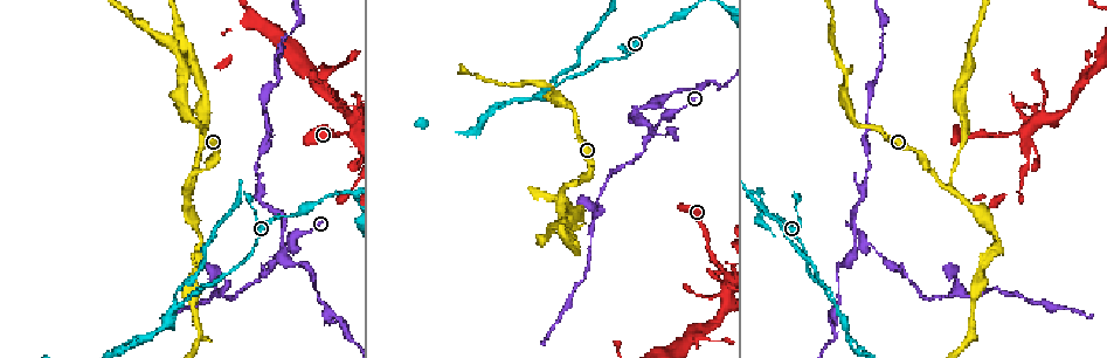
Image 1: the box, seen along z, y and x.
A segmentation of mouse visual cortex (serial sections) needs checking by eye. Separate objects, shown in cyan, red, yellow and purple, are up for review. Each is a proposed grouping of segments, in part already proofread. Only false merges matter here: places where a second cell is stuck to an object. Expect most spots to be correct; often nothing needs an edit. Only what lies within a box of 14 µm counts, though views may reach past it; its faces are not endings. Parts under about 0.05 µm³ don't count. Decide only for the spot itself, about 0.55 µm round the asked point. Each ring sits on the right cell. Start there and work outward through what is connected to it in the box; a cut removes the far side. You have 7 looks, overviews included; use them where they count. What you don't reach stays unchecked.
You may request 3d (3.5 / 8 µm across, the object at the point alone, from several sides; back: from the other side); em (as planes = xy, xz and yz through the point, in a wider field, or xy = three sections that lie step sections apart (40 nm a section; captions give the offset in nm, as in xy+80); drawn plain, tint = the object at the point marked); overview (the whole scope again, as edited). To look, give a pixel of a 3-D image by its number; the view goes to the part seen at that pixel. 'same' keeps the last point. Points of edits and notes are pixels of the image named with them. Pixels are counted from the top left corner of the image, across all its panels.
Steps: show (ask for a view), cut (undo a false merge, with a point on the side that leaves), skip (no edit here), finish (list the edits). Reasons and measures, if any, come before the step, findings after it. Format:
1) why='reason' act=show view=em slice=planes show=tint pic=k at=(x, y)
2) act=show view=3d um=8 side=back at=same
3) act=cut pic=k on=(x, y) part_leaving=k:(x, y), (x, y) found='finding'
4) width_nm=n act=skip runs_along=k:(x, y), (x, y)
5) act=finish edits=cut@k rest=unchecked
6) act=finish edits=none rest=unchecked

act=show view=3d um=3.5 pic=1 at=(221, 293)

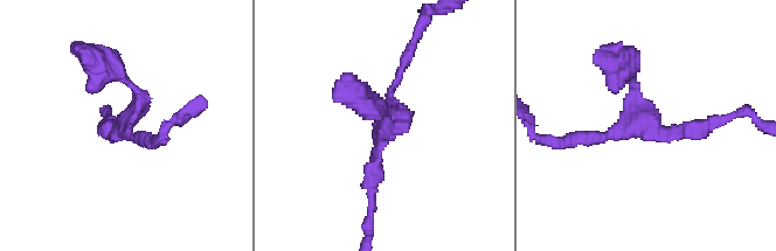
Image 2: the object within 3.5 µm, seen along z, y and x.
act=show view=em slice=xy step=5 show=tint pic=2 at=(631, 126)

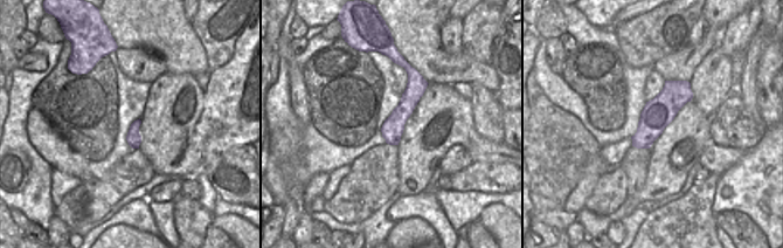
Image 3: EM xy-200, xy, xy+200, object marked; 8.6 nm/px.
width_nm=180 act=skip runs_along=2:(414, 44), (389, 89), (371, 179) found='continuous, no second cell'

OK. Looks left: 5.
why='three arms meet' act=show view=3d um=3.5 pic=1 at=(185, 187)

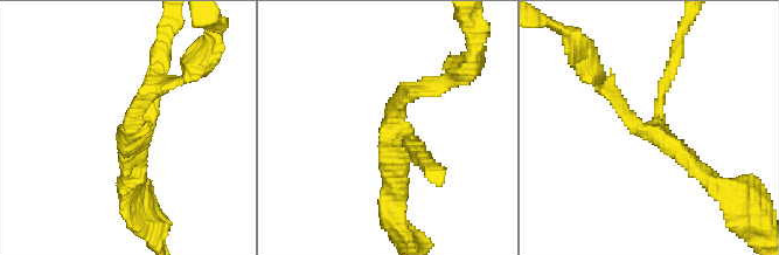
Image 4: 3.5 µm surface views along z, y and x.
arms=3 arm_widths_nm=150,200,250 act=show view=em slice=xy step=1 show=tint pic=4 at=(132, 133)

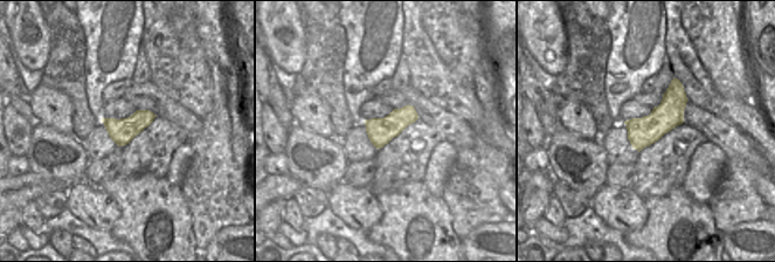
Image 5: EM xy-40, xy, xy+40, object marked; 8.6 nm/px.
act=skip runs_along=5:(676, 82), (671, 109), (635, 145) found='all the same cell'

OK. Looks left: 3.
why='branch point' act=show view=3d um=3.5 pic=1 at=(835, 304)

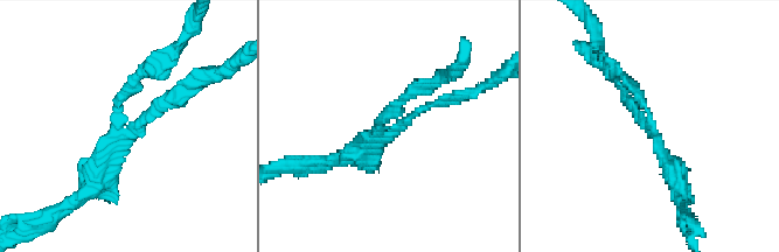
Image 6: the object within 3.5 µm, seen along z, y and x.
arms=3 arm_widths_nm=100,150,200 act=show view=em slice=xy step=5 show=plain pic=6 at=(139, 124)

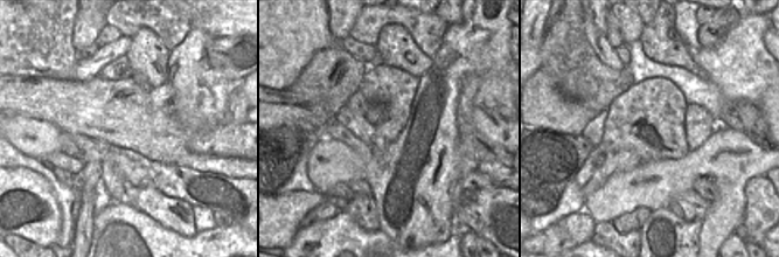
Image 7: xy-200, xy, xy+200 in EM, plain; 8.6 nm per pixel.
why='with the object marked' act=show view=em slice=xy step=5 show=tint at=same

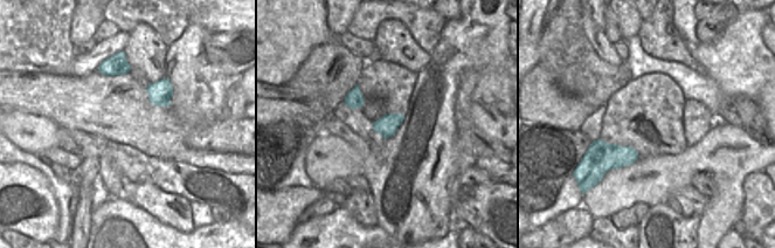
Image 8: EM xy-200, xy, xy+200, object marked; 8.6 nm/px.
act=cut pic=6 on=(137, 84) part_leaving=6:(123, 135), (95, 182), (55, 214) found='a second cell is stuck on'

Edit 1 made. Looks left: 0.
act=finish edits=cut@6 rest=unchecked

